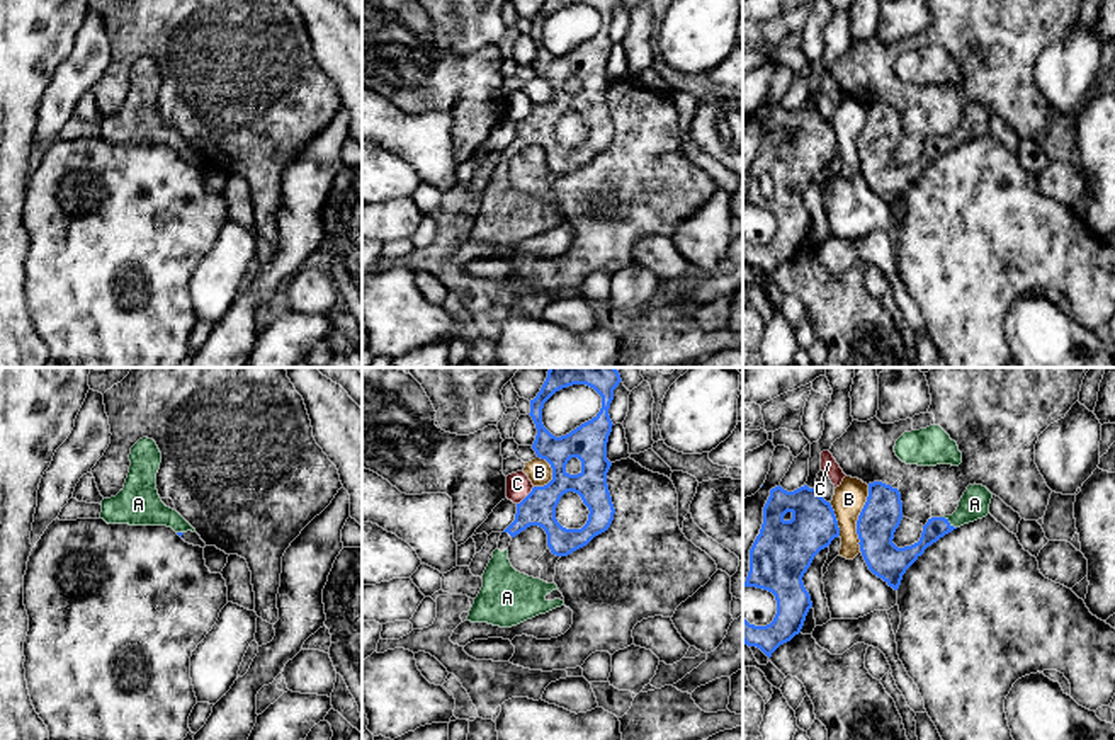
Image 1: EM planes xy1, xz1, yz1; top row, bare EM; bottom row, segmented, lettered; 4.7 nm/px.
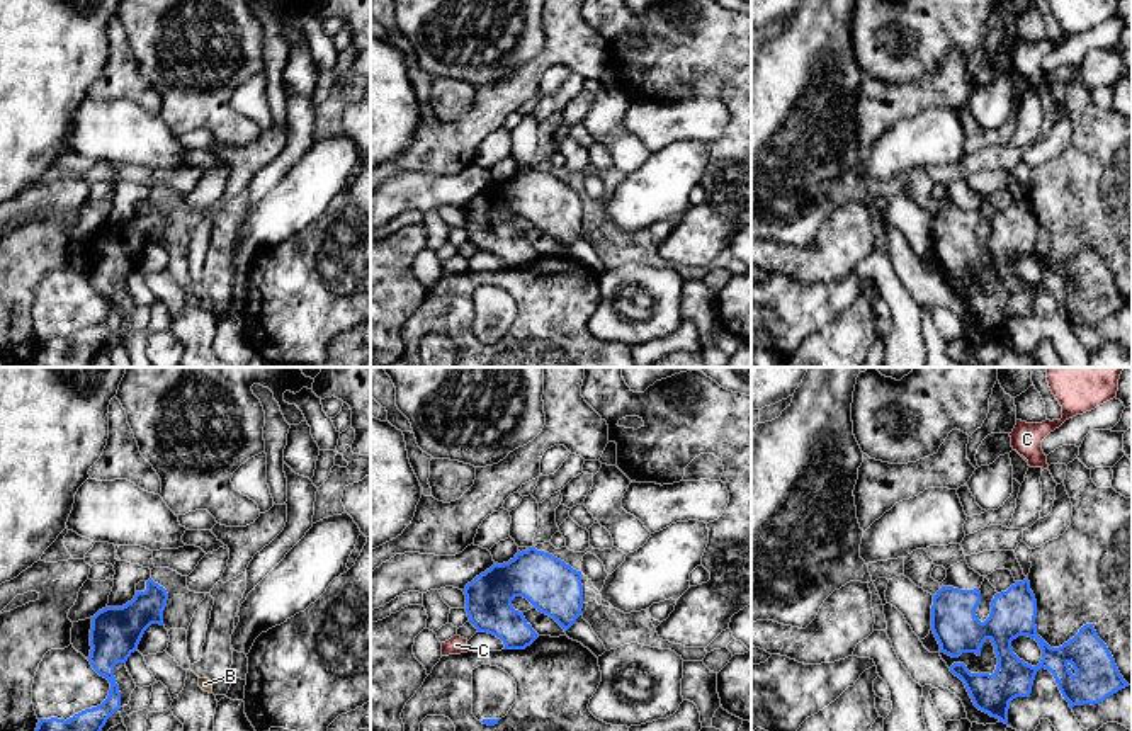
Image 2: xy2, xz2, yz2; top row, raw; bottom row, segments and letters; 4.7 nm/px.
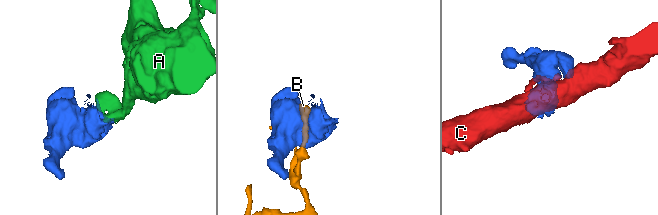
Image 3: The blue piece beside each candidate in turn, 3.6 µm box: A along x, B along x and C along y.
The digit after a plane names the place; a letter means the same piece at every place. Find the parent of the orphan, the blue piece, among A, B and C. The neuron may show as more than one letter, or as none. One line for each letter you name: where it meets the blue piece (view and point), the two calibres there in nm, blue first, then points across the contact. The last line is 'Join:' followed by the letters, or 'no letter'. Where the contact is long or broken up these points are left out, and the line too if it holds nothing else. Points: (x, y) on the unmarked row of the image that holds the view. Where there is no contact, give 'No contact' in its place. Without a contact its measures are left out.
A: Touches blue at yz1 (947, 140). Thickness 100 nm (blue) against 140 nm
Join: A

